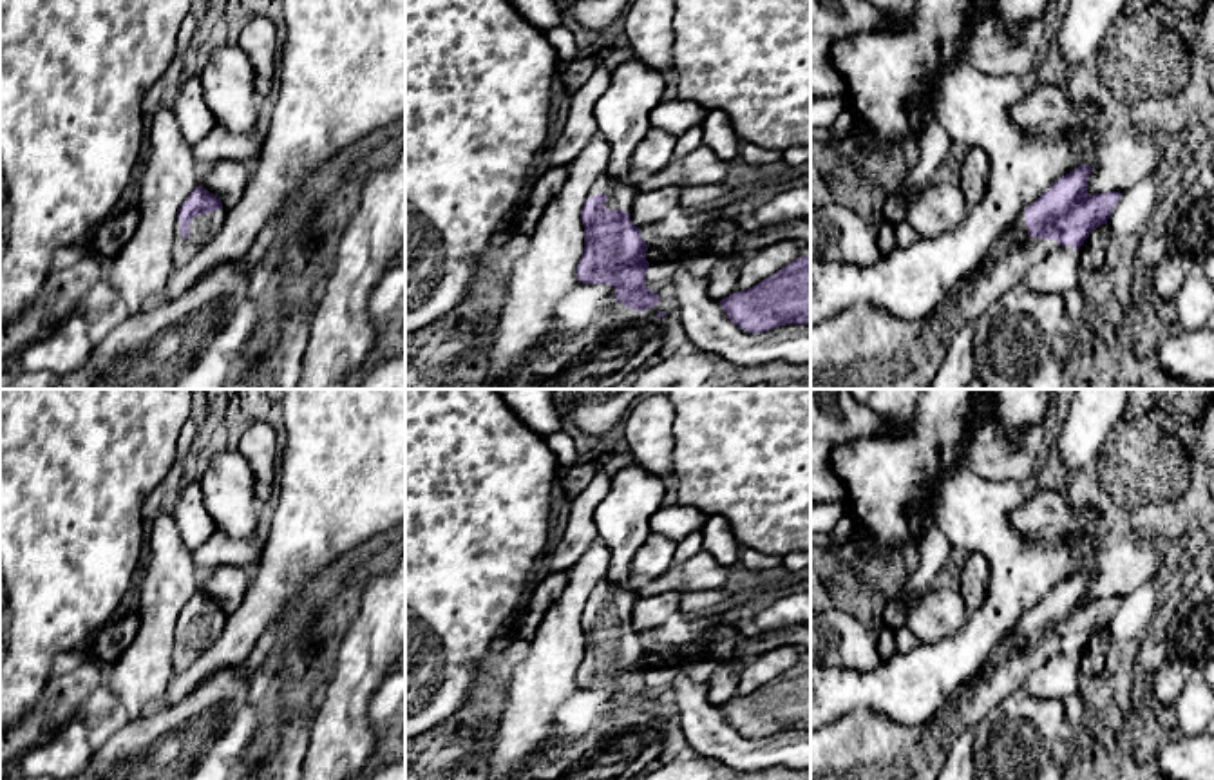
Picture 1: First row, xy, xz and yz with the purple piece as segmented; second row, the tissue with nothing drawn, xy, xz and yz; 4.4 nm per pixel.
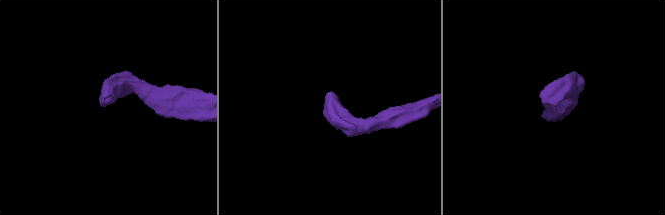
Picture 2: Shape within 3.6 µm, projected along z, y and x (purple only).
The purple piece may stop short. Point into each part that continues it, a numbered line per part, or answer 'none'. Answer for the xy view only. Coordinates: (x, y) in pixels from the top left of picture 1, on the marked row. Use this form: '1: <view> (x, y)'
1: xy (203, 228)

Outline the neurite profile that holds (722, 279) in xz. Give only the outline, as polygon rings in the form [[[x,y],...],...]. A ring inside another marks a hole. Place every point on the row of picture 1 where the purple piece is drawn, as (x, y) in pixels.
[[[778,241],[765,248],[718,257],[707,271],[707,291],[716,302],[744,291],[783,270],[800,257],[794,241]]]

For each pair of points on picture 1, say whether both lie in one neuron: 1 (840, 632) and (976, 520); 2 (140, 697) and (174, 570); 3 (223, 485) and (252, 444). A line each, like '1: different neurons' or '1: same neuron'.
1: different neurons
2: same neuron
3: different neurons

